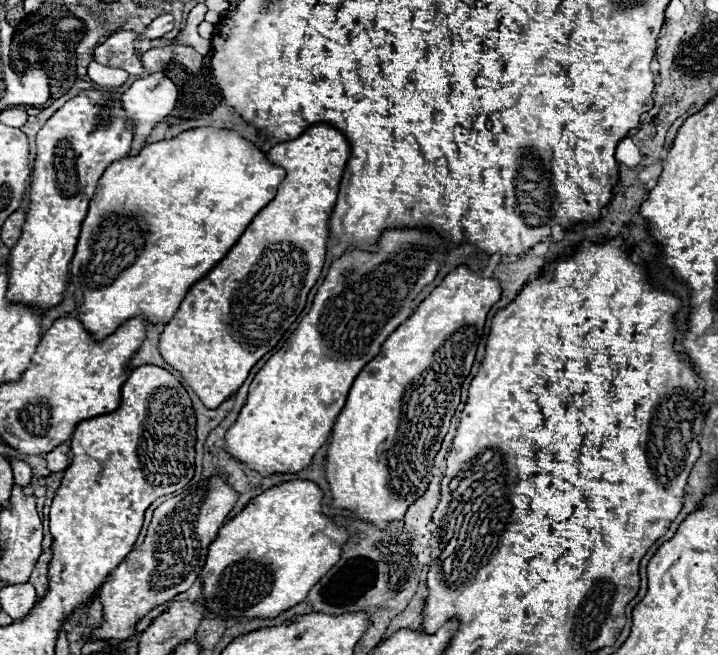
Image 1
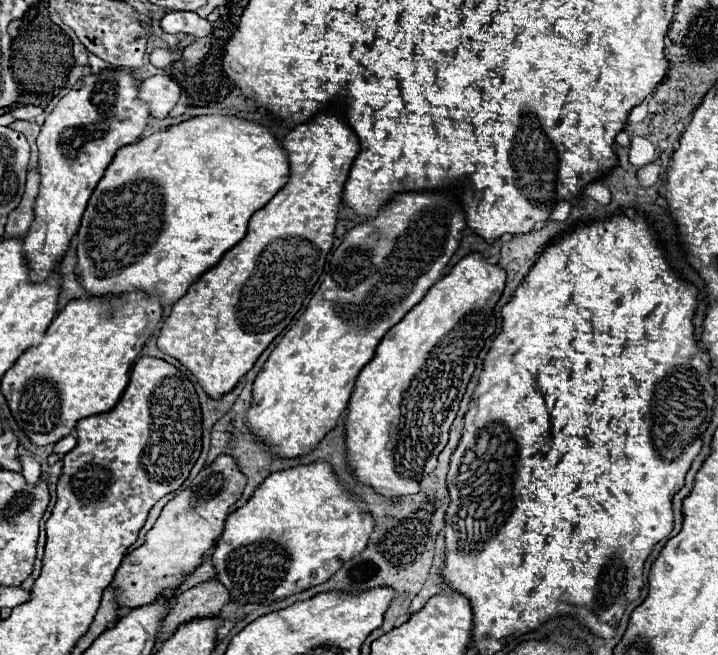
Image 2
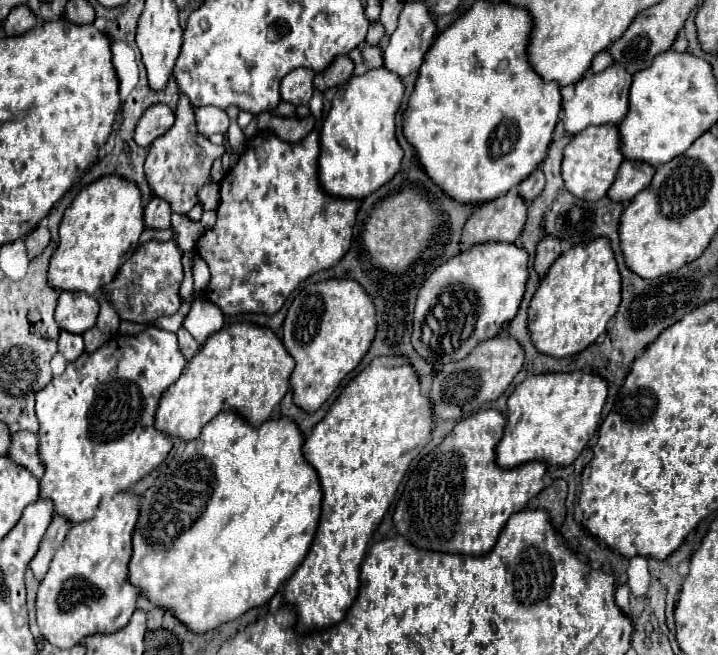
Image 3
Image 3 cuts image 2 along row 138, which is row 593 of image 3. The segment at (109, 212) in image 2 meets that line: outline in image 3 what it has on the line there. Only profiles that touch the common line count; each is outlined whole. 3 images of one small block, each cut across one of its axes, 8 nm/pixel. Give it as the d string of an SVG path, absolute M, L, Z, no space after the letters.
M222 412L214 420L210 420L204 428L202 434L188 442L182 458L174 458L156 478L156 482L144 492L142 502L140 502L140 516L132 532L132 558L128 564L128 582L136 586L154 606L160 610L172 612L184 626L188 626L190 632L194 634L206 634L214 628L218 628L224 622L238 620L242 614L248 610L266 604L278 588L294 574L294 570L300 566L300 562L306 558L308 548L314 540L318 520L320 520L320 508L322 508L322 488L316 470L306 464L302 456L302 444L304 438L298 430L298 426L290 418L276 418L264 422L260 428L248 426L236 412Z

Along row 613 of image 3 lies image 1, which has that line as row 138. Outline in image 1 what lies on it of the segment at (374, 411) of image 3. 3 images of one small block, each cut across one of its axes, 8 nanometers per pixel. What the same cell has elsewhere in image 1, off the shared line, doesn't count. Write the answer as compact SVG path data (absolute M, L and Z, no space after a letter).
M316 124L296 140L276 144L268 152L268 158L286 170L286 178L282 180L276 198L254 216L246 232L218 262L218 266L214 266L188 290L158 342L162 358L184 376L206 408L218 408L224 400L228 400L228 396L232 396L240 384L244 384L252 366L280 342L282 334L304 310L306 296L316 284L324 266L328 218L336 202L342 172L350 158L350 144L336 128L328 124Z

